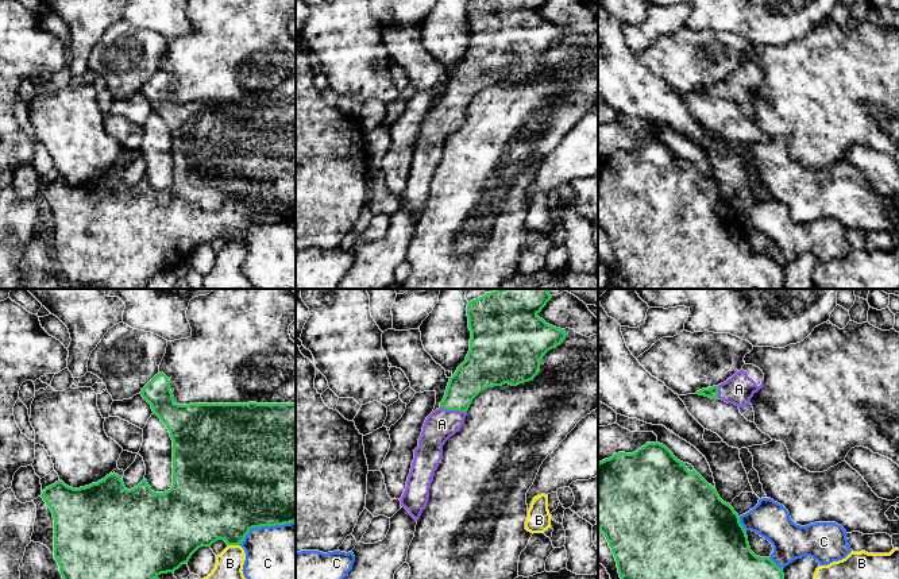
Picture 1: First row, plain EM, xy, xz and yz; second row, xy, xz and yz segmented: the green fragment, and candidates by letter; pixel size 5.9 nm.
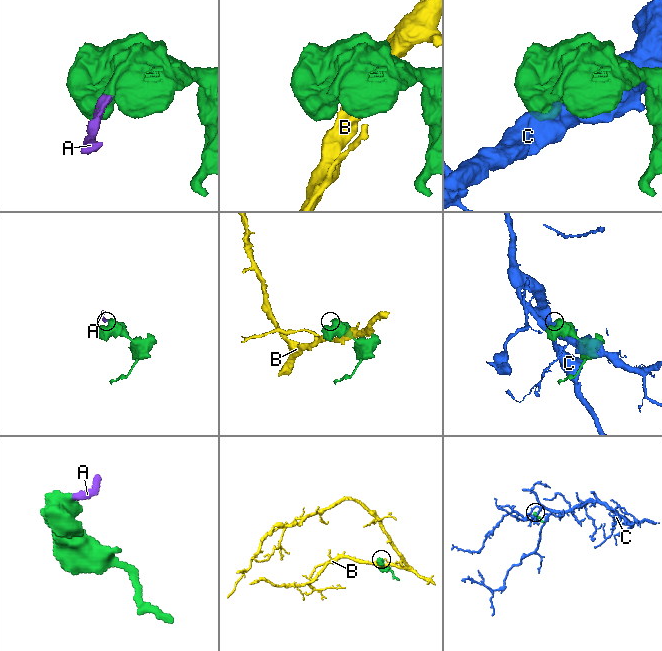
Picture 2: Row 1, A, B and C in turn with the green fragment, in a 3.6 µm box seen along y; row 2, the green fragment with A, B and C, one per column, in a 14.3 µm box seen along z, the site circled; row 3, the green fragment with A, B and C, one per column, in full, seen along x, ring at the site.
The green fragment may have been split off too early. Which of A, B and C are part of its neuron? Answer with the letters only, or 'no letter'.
A

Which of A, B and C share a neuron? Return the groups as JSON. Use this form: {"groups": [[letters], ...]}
{"groups": [["A"], ["B"], ["C"]]}

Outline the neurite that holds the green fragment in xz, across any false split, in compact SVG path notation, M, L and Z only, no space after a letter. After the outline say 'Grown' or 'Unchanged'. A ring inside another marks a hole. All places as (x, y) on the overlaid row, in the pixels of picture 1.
M501 289L468 302L470 351L450 378L440 408L424 422L400 499L416 521L428 503L443 445L460 431L472 399L487 387L532 381L543 356L564 341L564 329L537 316L551 298L548 289Z. Grown

